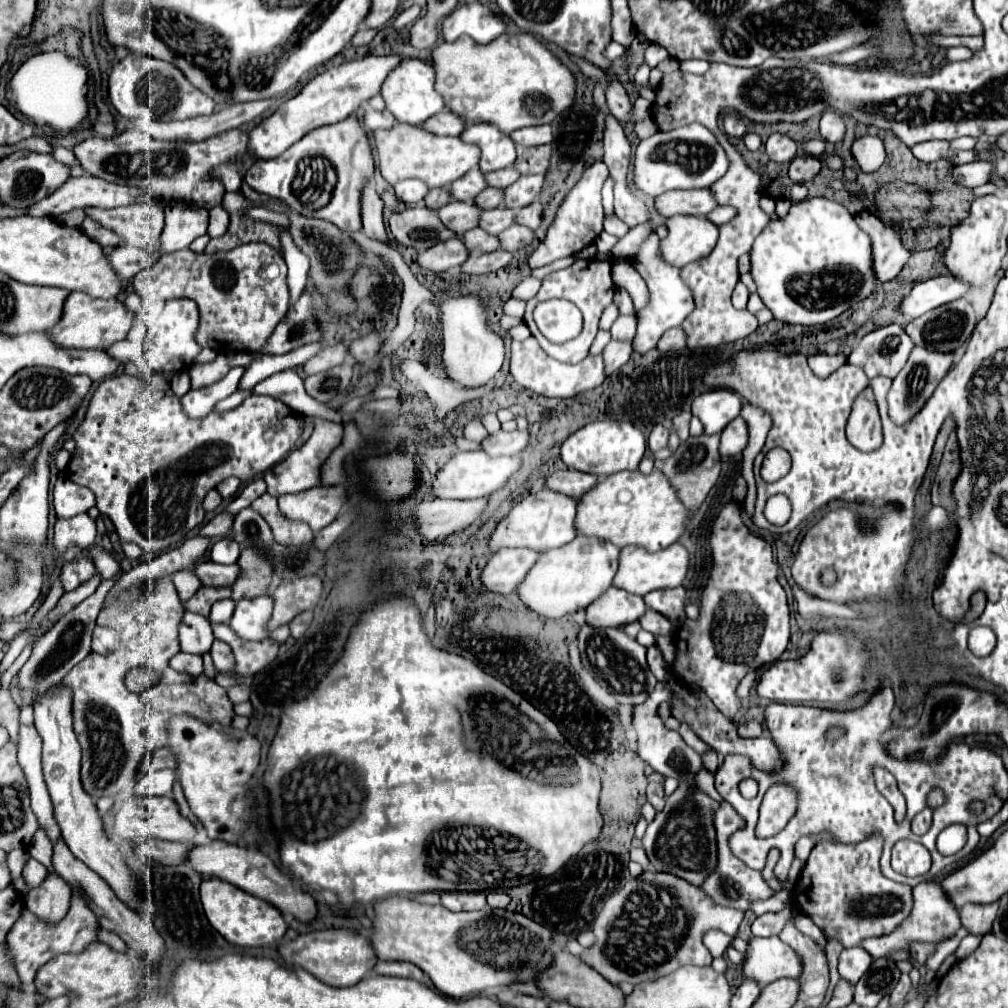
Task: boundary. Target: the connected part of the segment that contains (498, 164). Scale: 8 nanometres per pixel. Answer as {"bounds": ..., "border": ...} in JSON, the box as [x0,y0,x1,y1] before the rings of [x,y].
{"bounds":[460,123,516,173],"border":[[[474,123],[460,137],[466,143],[476,143],[480,147],[482,157],[478,167],[484,173],[510,167],[516,161],[516,145],[510,135],[500,133],[490,123]]]}

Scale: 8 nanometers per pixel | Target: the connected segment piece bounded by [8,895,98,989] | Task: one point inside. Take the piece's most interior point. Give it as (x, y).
(32, 943)

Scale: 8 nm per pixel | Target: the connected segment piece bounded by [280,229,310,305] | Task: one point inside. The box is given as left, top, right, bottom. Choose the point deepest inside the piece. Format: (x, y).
(298, 265)

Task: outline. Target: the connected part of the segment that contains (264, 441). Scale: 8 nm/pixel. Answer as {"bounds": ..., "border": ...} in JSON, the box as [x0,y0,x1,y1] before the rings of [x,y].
{"bounds":[66,373,300,553],"border":[[[120,373],[120,375],[114,375],[114,377],[104,379],[98,385],[98,389],[94,391],[92,401],[90,401],[90,405],[86,409],[86,415],[84,415],[82,423],[72,433],[72,439],[76,441],[76,449],[72,451],[72,457],[70,457],[70,463],[68,463],[68,469],[66,469],[66,477],[70,481],[78,483],[78,485],[88,487],[96,495],[96,507],[100,509],[100,513],[104,513],[104,515],[108,515],[112,519],[112,523],[114,523],[114,527],[116,527],[116,531],[118,531],[118,535],[120,535],[122,541],[138,543],[146,553],[160,553],[160,551],[164,551],[168,547],[174,547],[174,545],[182,543],[188,537],[188,533],[202,523],[202,519],[204,519],[202,499],[204,499],[204,495],[210,489],[214,489],[218,483],[222,483],[230,475],[236,475],[242,481],[246,481],[246,479],[250,479],[250,477],[254,477],[258,473],[264,473],[266,469],[270,469],[278,461],[282,461],[292,451],[292,447],[296,445],[296,441],[300,437],[300,415],[296,415],[280,399],[274,399],[274,397],[268,397],[268,395],[252,395],[240,407],[236,407],[232,411],[212,413],[212,415],[208,415],[202,421],[192,421],[192,419],[188,419],[188,417],[182,415],[178,397],[175,395],[164,395],[161,399],[152,399],[152,392],[149,384],[132,375],[126,375],[126,373]]]}

